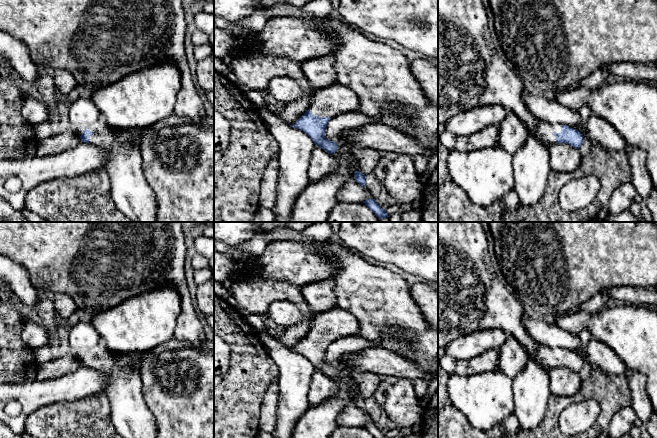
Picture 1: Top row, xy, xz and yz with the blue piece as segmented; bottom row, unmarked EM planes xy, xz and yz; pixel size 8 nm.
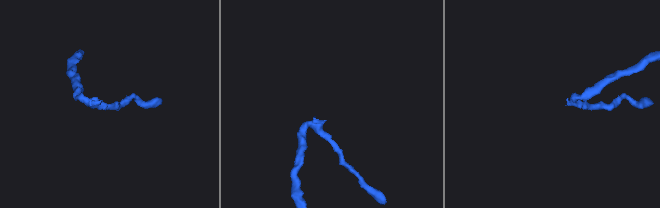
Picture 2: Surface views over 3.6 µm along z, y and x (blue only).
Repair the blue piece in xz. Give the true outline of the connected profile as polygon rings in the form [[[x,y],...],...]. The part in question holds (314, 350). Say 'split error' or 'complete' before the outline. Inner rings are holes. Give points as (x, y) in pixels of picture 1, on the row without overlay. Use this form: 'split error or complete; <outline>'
split error; [[[335,306],[317,313],[308,334],[290,351],[304,355],[316,369],[332,378],[338,374],[338,368],[324,361],[326,349],[331,342],[351,336],[359,336],[358,319]]]

